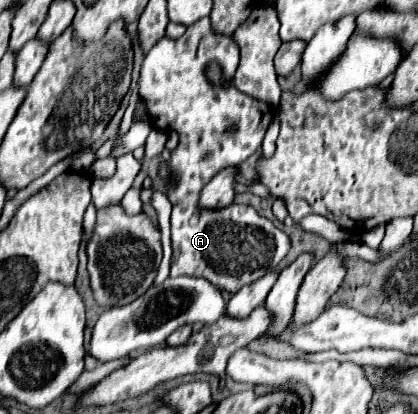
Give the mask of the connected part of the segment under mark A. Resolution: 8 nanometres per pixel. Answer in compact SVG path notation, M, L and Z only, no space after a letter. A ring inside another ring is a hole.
M202 18L196 24L188 26L184 36L178 40L162 38L158 40L148 56L144 58L142 70L140 70L140 98L146 102L146 110L150 114L152 126L160 130L176 130L180 136L178 146L170 152L168 162L160 162L160 178L168 184L168 200L172 202L172 262L170 262L170 276L202 276L210 280L212 284L220 286L228 292L238 292L242 286L252 284L272 272L288 254L292 242L290 238L272 224L266 216L258 214L256 208L246 204L230 204L228 208L210 210L198 204L200 190L212 176L216 176L220 170L242 164L248 156L252 156L264 138L264 132L274 118L274 110L270 104L264 104L262 100L254 100L252 96L244 96L234 84L234 72L238 68L238 46L230 36L216 36L210 26L210 18ZM210 62L218 62L226 82L224 84L212 84L206 76L206 66ZM236 124L236 132L228 132L228 128Z

